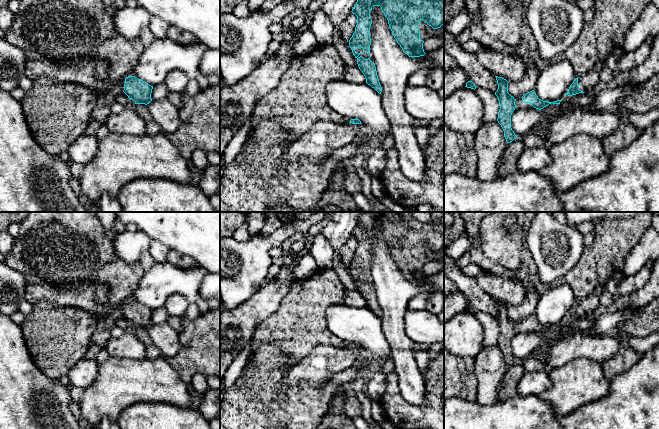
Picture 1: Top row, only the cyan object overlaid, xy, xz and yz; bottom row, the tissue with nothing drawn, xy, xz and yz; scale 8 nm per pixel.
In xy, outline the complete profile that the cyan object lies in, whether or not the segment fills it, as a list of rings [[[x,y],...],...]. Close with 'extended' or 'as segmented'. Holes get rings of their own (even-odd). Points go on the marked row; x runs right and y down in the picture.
[[[128,76],[122,80],[117,89],[123,91],[129,99],[132,99],[135,104],[149,104],[151,99],[153,86],[145,81],[138,79],[135,76]]]; extended

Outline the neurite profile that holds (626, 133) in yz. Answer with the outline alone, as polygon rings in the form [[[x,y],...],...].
[[[619,111],[619,126],[611,134],[601,137],[604,151],[612,157],[617,151],[629,146],[637,139],[642,131],[638,130],[628,119],[628,112]]]

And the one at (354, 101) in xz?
[[[345,79],[332,81],[326,87],[326,96],[330,108],[348,120],[359,119],[383,135],[391,133],[381,94],[367,83],[354,84]]]

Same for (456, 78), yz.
[[[460,66],[444,72],[444,100],[456,90],[464,88],[471,81],[467,72]]]

